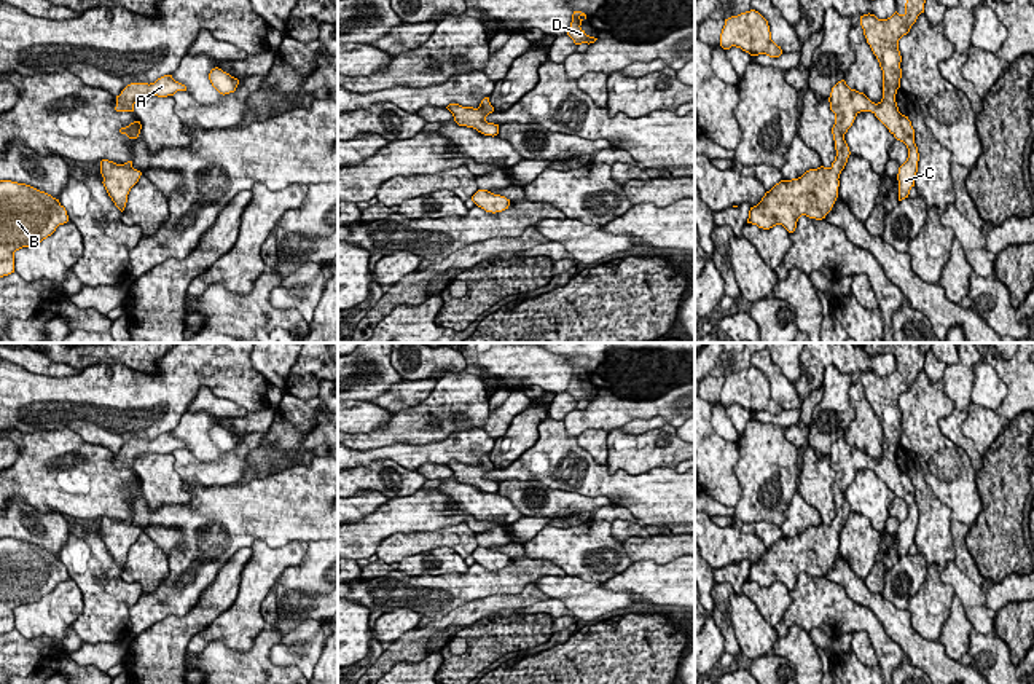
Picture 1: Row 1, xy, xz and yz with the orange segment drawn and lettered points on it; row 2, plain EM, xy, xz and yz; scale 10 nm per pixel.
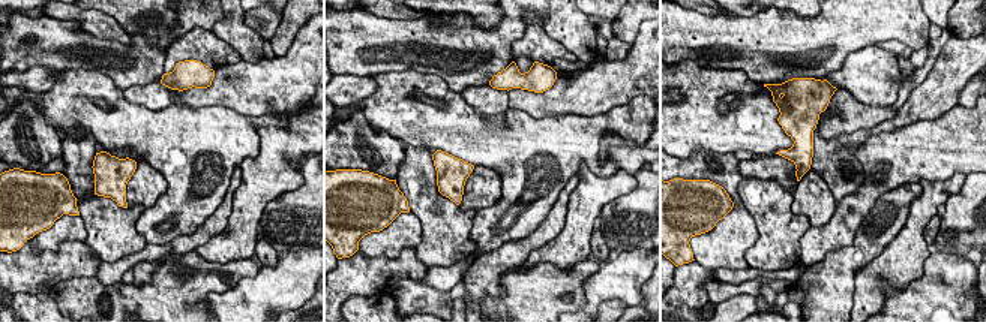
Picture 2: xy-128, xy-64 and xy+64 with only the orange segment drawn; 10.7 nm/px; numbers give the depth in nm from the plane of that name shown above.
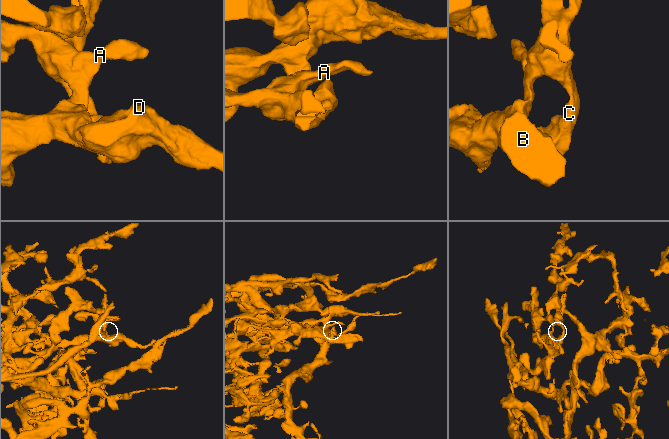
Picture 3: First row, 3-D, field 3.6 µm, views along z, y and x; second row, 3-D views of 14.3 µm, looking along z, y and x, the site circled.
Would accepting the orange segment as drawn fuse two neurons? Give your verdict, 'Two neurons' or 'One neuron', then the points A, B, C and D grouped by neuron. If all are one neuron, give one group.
One neuron. Groups: A B C D

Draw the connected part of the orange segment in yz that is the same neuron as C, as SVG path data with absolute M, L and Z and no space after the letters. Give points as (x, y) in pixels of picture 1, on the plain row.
M862 343L862 349L875 357L879 354L903 354L905 370L897 368L887 376L875 371L860 373L860 383L867 400L883 427L883 456L875 461L864 450L851 446L844 437L838 438L830 450L830 467L835 470L832 485L836 513L830 525L806 528L801 534L781 537L762 558L750 564L747 580L770 587L782 582L793 590L801 572L822 577L832 568L840 544L840 531L851 512L844 491L860 469L871 469L900 499L908 505L907 518L899 525L899 558L908 555L915 544L919 510L915 501L915 486L908 474L899 469L895 451L902 435L902 413L899 397L907 392L918 373L924 370L926 357L919 351L921 343Z

